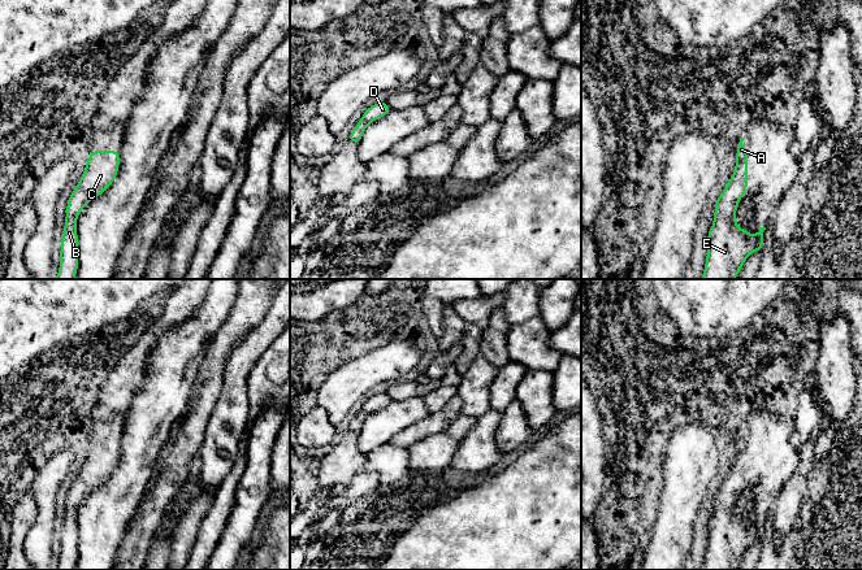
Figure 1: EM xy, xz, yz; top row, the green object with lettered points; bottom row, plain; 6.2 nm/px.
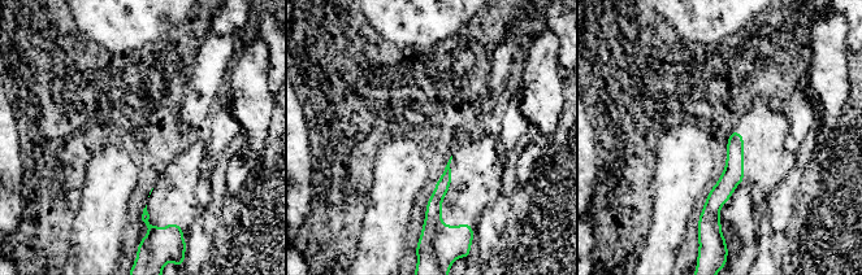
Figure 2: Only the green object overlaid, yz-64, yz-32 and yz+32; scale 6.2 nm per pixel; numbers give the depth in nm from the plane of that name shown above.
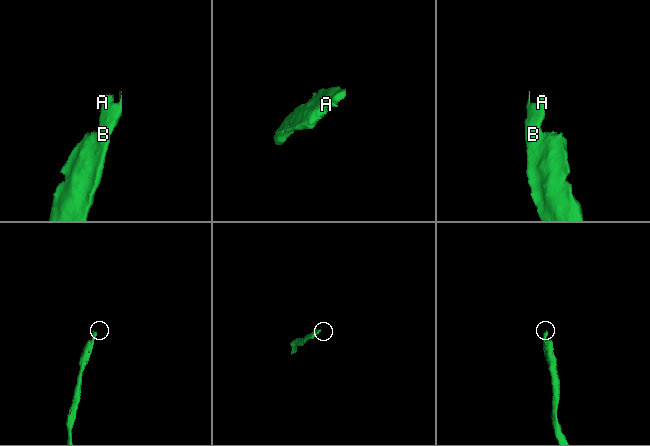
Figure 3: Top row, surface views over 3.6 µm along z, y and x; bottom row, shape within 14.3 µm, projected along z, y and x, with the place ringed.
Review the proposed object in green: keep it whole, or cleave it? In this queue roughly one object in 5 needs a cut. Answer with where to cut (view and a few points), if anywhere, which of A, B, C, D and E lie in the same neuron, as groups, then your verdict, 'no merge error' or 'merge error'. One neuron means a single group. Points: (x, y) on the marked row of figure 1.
cut none; groups A B C D E; no merge error

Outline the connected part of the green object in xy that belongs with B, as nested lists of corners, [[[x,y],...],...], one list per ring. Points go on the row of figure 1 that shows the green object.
[[[91,151],[86,169],[68,199],[60,249],[60,269],[55,279],[74,279],[78,270],[77,218],[81,210],[100,196],[114,180],[120,166],[118,151]]]

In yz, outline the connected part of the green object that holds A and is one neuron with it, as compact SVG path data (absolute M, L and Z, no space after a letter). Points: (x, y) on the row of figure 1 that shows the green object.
M740 138L740 144L736 152L736 166L732 178L715 201L714 222L707 234L707 256L705 270L701 279L735 279L742 264L754 252L763 249L763 231L766 227L759 227L759 231L750 235L745 229L736 223L736 209L741 197L748 190L748 147L742 144L744 138Z

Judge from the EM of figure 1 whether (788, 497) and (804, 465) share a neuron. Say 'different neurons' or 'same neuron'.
same neuron

